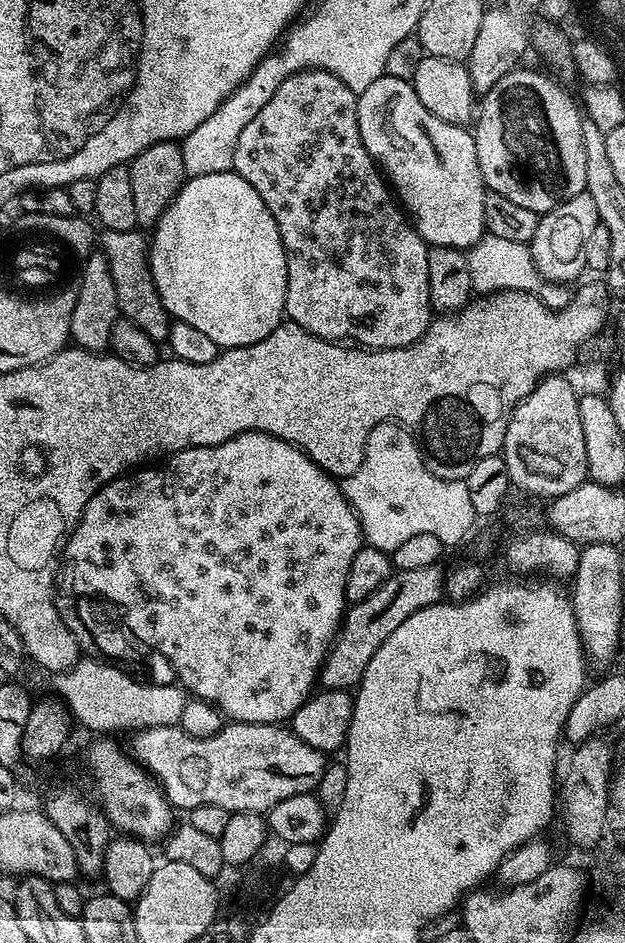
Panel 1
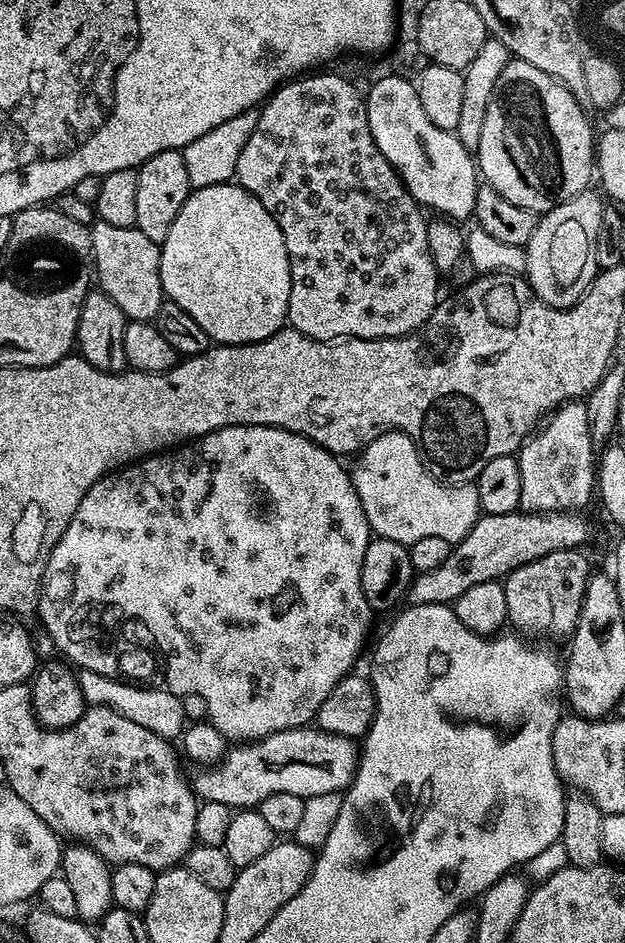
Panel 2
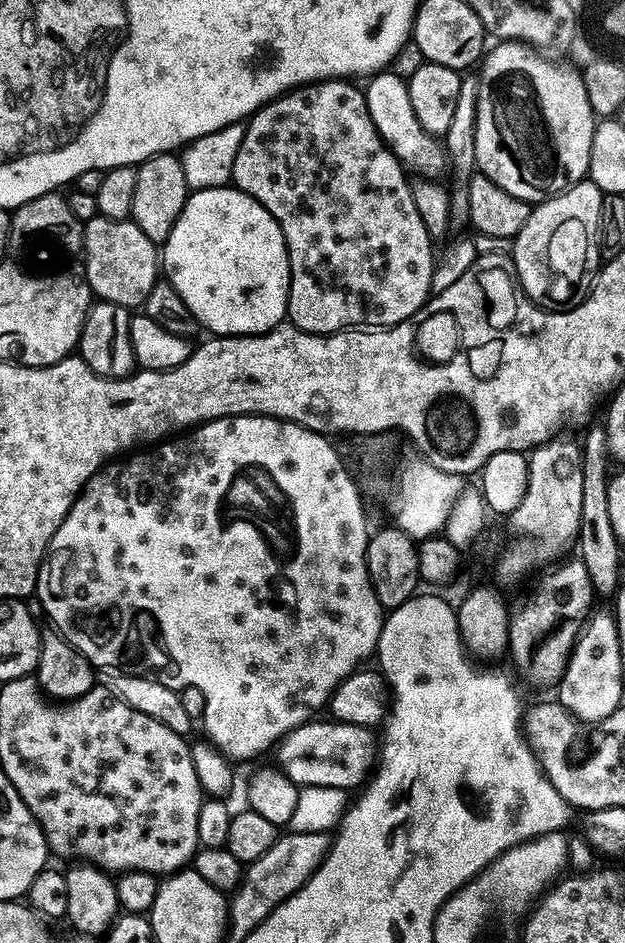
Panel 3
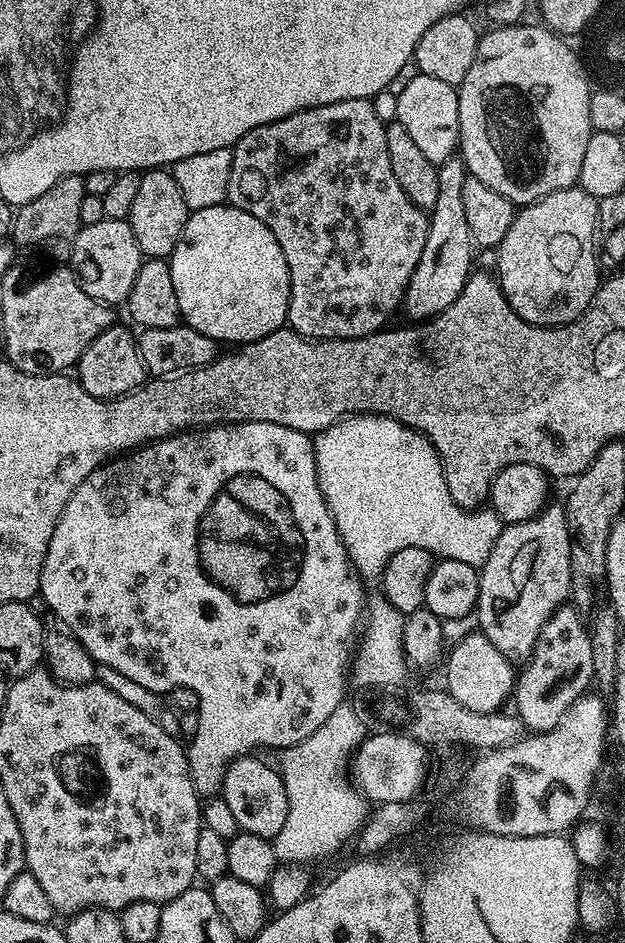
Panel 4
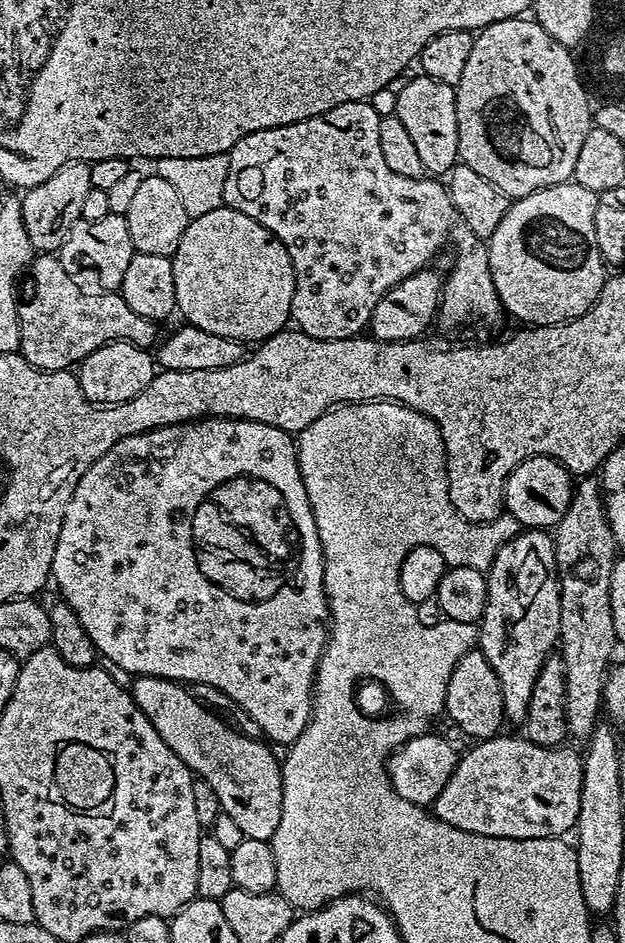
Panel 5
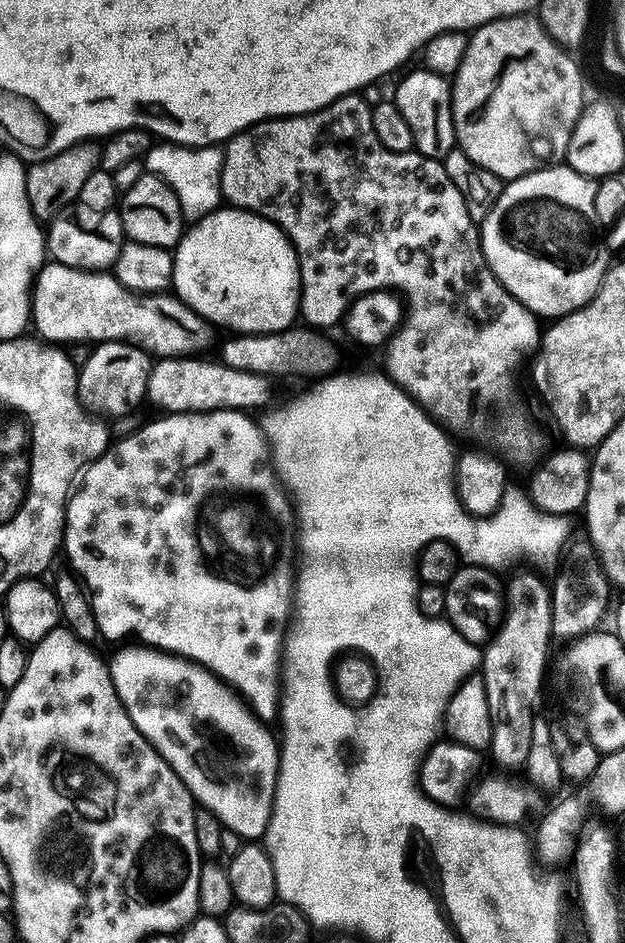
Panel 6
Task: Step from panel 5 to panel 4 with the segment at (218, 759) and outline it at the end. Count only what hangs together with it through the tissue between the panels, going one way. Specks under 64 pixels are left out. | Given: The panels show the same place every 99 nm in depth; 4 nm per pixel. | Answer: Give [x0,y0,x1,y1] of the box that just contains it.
[222,754,288,838]

